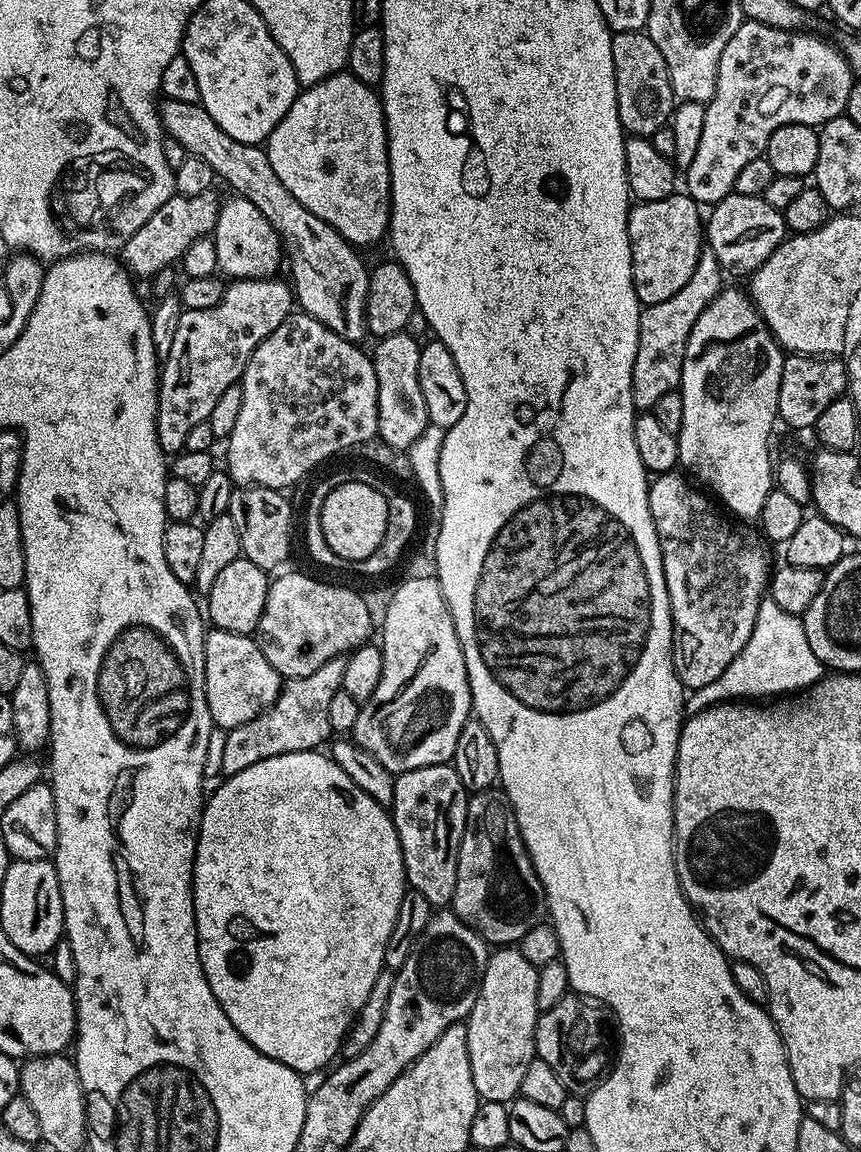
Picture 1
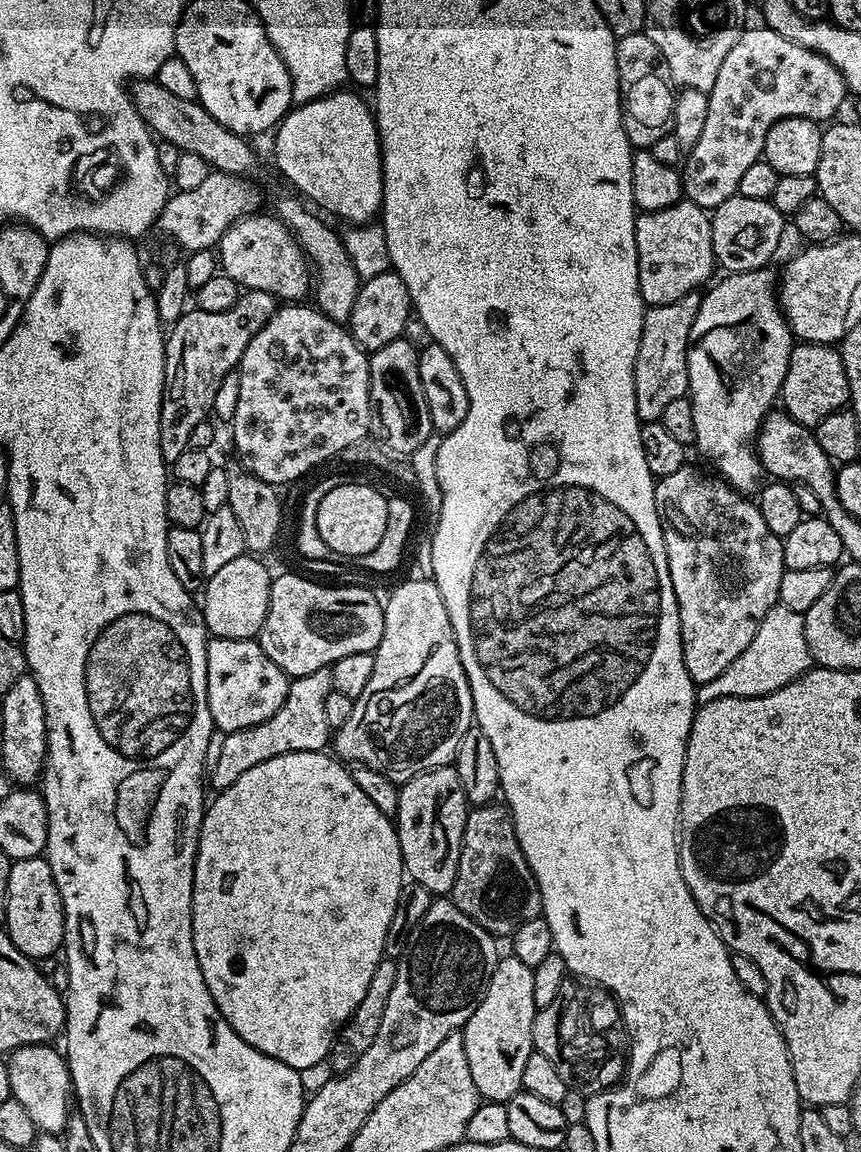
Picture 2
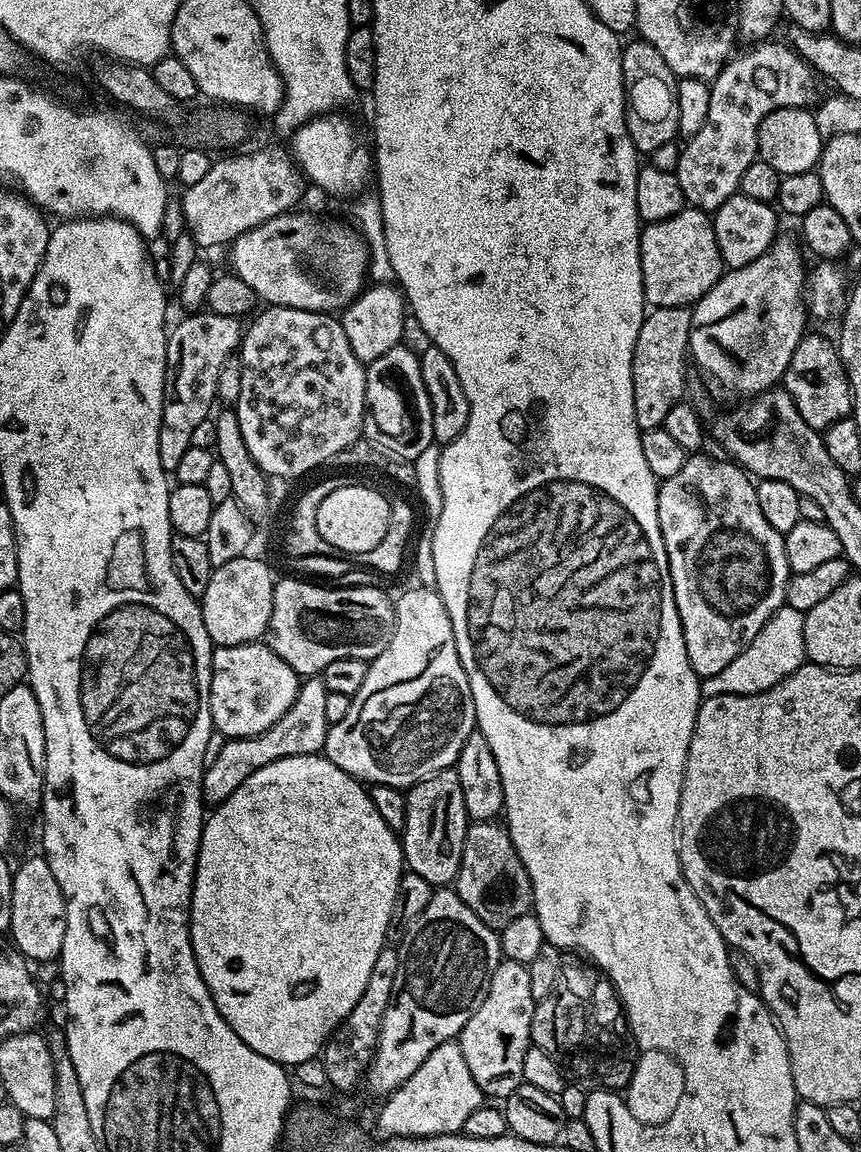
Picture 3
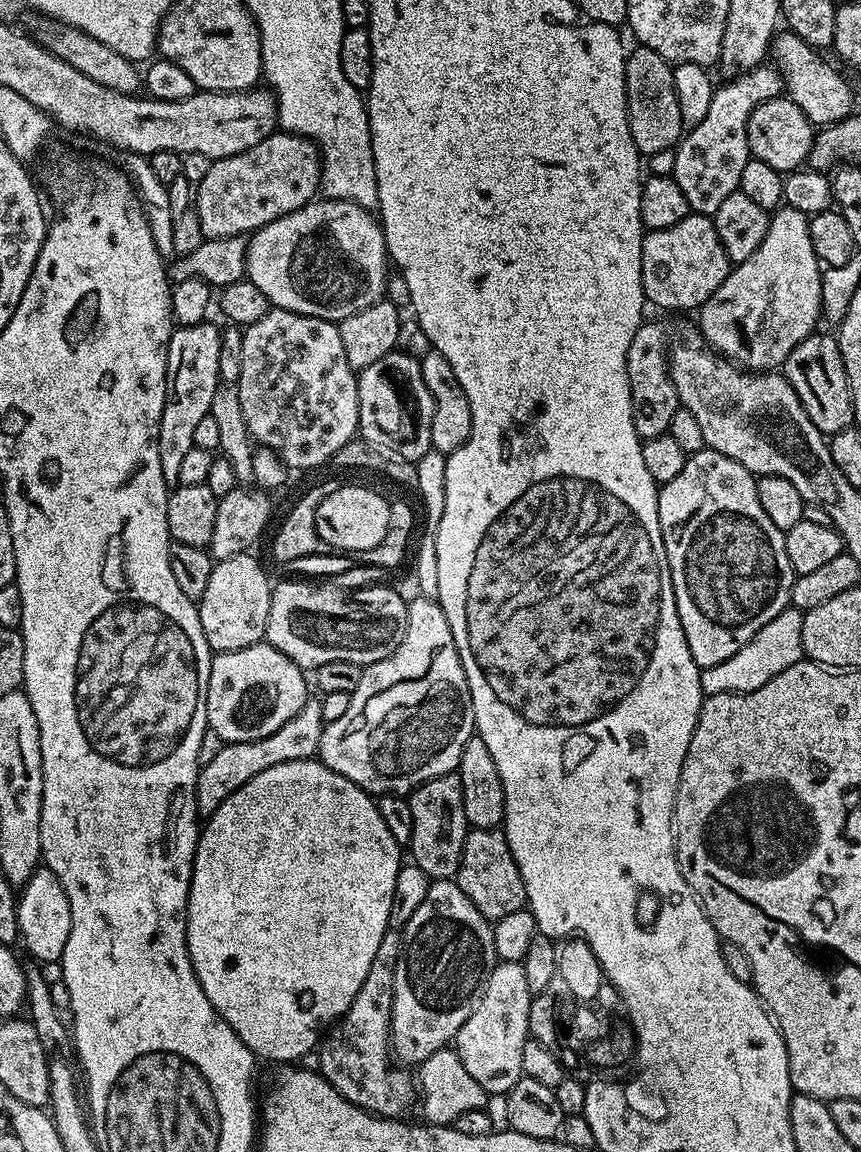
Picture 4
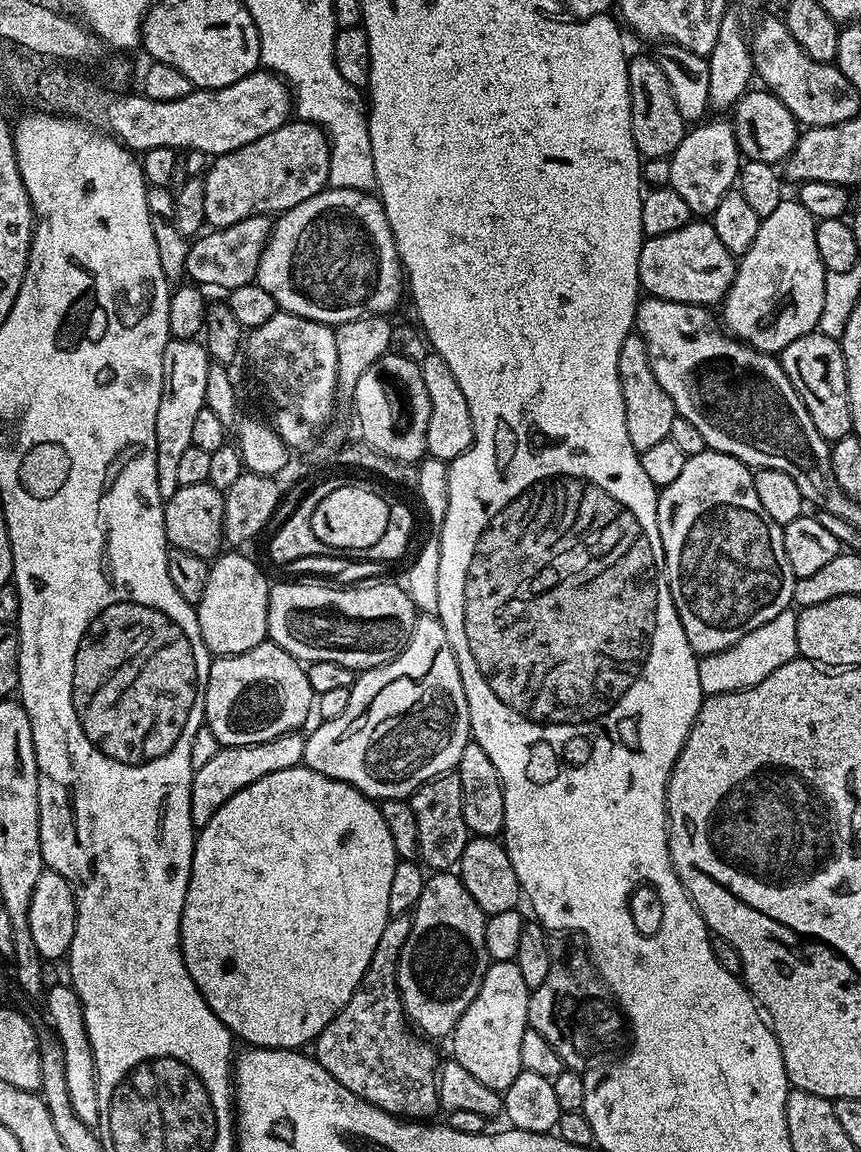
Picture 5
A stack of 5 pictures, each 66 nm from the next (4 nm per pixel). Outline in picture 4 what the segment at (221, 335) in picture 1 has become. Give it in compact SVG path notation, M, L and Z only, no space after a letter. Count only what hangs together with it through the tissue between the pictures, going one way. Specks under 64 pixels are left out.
M211 322L186 324L173 331L168 343L166 398L158 430L158 458L162 458L162 478L169 486L178 485L178 469L186 453L194 448L194 429L206 418L220 383L218 358L222 332Z

